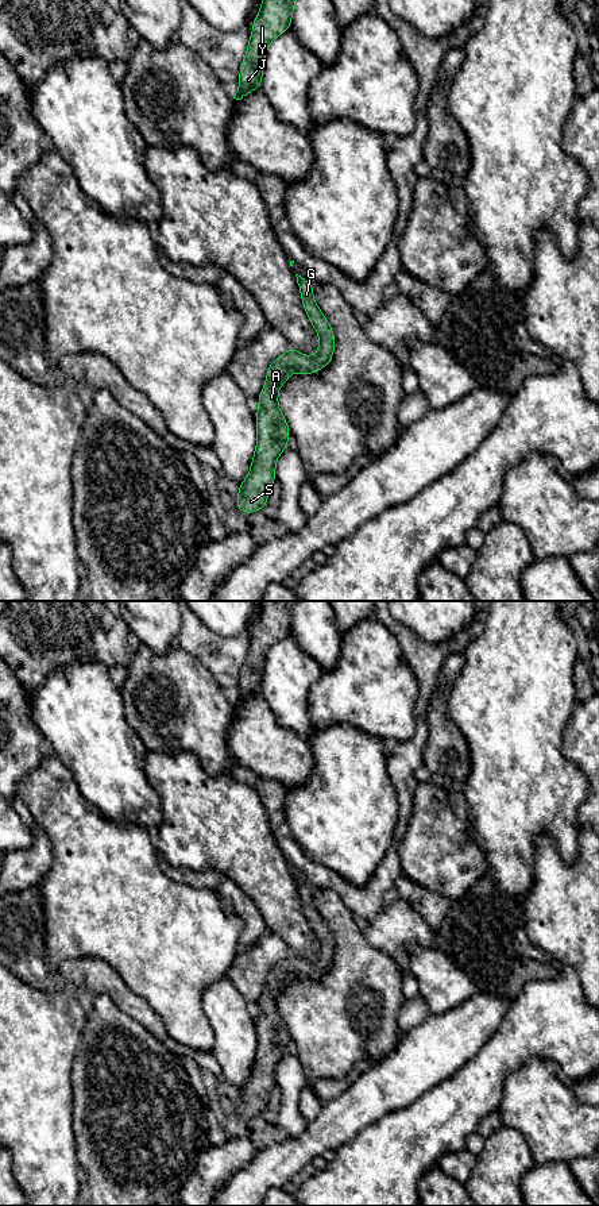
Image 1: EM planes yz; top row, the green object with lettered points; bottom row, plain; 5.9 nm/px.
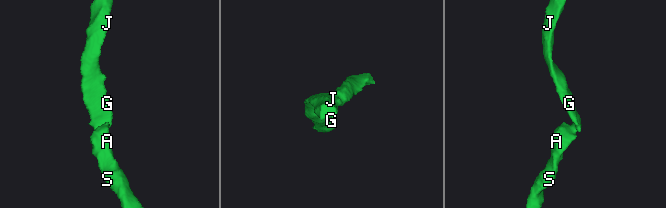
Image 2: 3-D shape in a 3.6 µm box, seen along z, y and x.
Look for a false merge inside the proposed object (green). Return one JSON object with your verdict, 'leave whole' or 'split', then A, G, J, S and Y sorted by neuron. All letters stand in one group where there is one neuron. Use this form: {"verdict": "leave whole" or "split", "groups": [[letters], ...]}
{"verdict": "leave whole", "groups": [["A", "G", "J", "S", "Y"]]}

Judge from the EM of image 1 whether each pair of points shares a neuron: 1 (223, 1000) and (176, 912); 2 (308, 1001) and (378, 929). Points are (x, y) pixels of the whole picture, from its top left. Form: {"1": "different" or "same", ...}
{"1": "different", "2": "different"}

